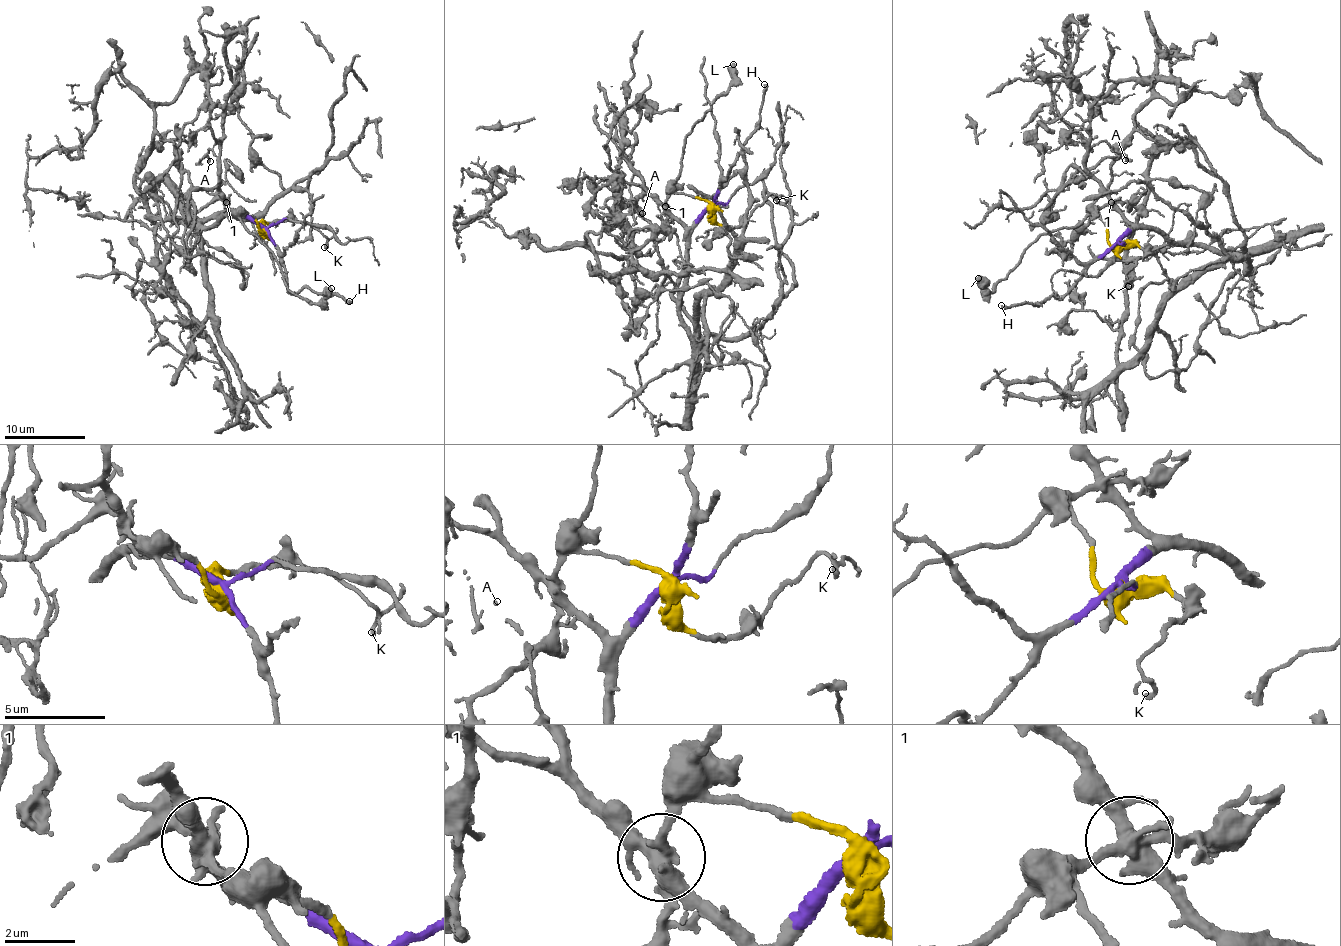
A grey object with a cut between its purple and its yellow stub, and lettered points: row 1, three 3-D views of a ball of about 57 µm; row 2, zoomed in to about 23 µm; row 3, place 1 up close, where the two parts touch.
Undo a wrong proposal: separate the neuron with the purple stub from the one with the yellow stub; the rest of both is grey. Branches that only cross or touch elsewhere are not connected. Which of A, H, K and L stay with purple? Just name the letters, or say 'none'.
A, H

